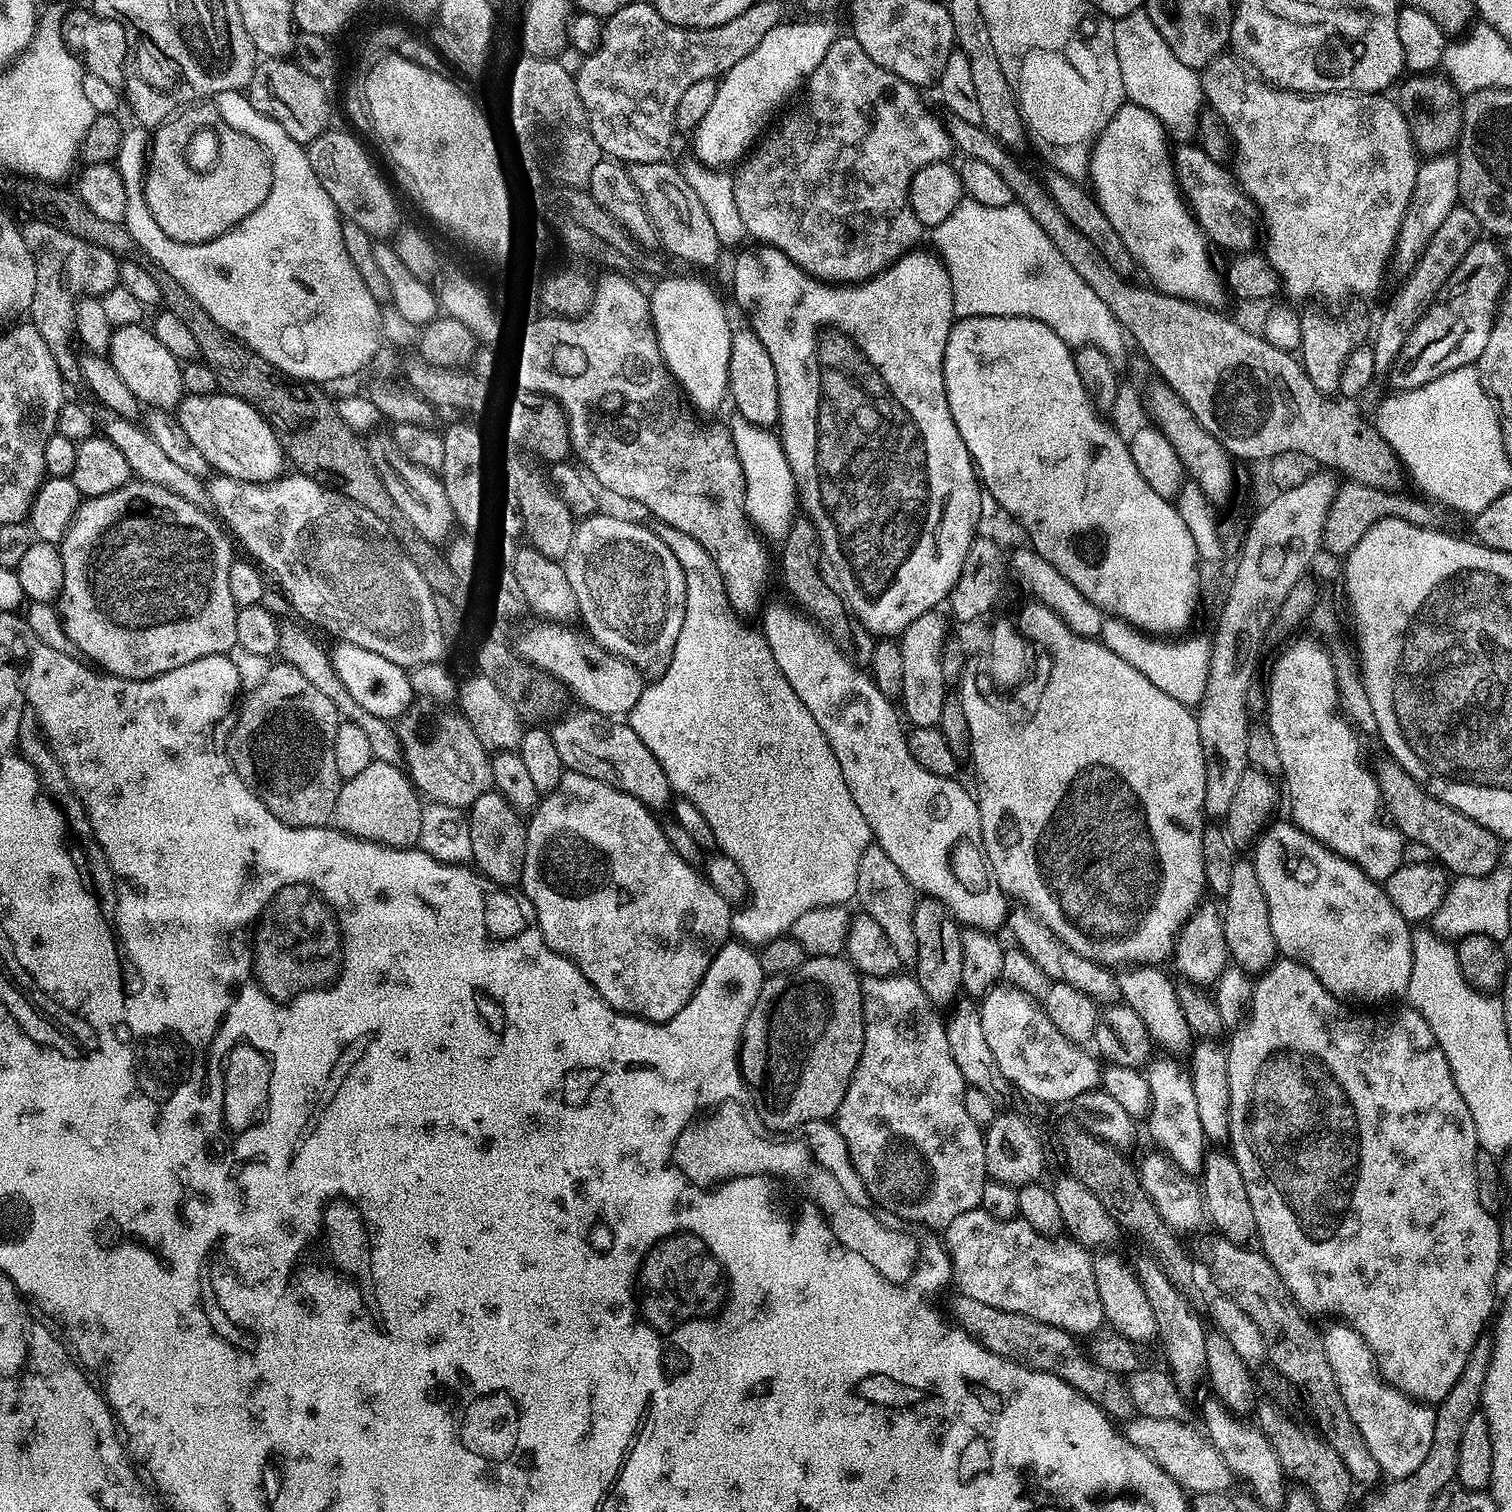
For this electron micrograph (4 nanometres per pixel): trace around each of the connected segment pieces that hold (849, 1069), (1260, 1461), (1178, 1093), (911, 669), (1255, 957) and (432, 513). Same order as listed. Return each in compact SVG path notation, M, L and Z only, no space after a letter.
M843 955L838 956L814 956L805 959L798 970L787 972L781 976L768 976L764 985L760 988L758 998L754 1006L748 1009L748 1017L742 1026L740 1033L740 1055L738 1063L740 1075L744 1083L758 1097L755 1101L756 1109L759 1110L761 1120L768 1129L773 1132L789 1132L792 1128L800 1127L803 1123L814 1122L815 1120L828 1120L835 1117L838 1106L842 1106L842 1098L846 1098L846 1090L852 1081L854 1070L860 1065L862 1058L862 1046L864 1045L864 985L861 973L856 971L852 961Z
M1209 1397L1202 1404L1205 1436L1221 1454L1233 1475L1250 1483L1259 1502L1270 1510L1279 1511L1285 1502L1288 1484L1271 1442L1255 1423L1242 1420L1243 1417L1231 1411L1218 1397Z
M1162 1056L1158 1060L1157 1058L1149 1059L1146 1065L1144 1077L1150 1092L1150 1111L1146 1117L1146 1123L1148 1123L1148 1132L1152 1135L1153 1142L1156 1143L1153 1145L1165 1156L1170 1157L1181 1170L1192 1176L1202 1169L1206 1153L1206 1139L1198 1117L1198 1106L1195 1105L1192 1075L1182 1062L1180 1064L1174 1060L1175 1057L1168 1056Z
M940 610L914 618L914 622L910 622L910 626L906 626L903 632L899 633L898 643L902 650L902 690L898 700L902 705L903 715L912 728L934 728L942 718L944 698L938 698L938 694L946 693L946 684L934 684L934 668L928 666L936 664L938 648L943 648L949 636L948 624Z
M1237 859L1230 877L1230 890L1222 900L1224 933L1231 963L1243 968L1249 974L1259 974L1277 959L1278 951L1274 934L1271 933L1270 911L1266 896L1251 859Z
M380 430L367 433L364 449L368 451L368 458L378 478L382 480L382 486L386 488L390 498L394 498L394 506L402 510L402 514L412 523L414 530L418 530L418 534L422 534L422 538L426 538L431 544L439 545L449 535L448 527L453 527L454 524L450 498L446 498L443 480L433 469L410 462L410 458L406 458L406 454L398 450L394 438L387 431L376 431Z

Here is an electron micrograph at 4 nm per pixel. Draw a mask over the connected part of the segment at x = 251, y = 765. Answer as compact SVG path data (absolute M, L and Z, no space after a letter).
M283 662L273 663L268 669L266 678L262 678L260 685L251 689L245 696L248 697L245 698L244 705L241 706L240 713L236 716L236 725L233 726L232 733L228 736L228 748L226 744L226 755L232 761L232 768L238 774L238 778L246 782L249 790L264 803L266 810L270 810L270 814L274 814L274 818L278 818L282 823L295 828L325 827L336 815L336 803L342 783L338 774L338 766L334 763L334 734L342 723L340 711L334 706L334 702L330 702L330 698L326 698L326 694L317 690L299 670L294 670L294 666Z

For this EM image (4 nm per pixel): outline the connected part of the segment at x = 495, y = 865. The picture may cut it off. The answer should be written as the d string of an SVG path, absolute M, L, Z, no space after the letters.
M495 790L482 793L470 805L468 821L470 822L471 863L480 875L487 880L493 880L495 884L505 886L520 884L528 841L528 826L525 817L520 816L523 816L521 809L515 808L507 797Z

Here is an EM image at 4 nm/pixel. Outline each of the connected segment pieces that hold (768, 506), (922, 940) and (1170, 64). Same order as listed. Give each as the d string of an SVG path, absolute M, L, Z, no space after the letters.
M749 427L738 439L738 455L746 482L746 510L748 519L765 537L773 536L776 542L790 534L790 526L798 509L796 479L790 470L784 445L775 431Z
M921 895L917 899L914 906L914 938L918 942L918 958L914 965L914 979L920 983L926 998L930 998L934 1005L951 1005L961 993L961 931L961 925L945 904L935 900L933 896Z
M1147 11L1117 16L1114 20L1114 50L1118 50L1118 66L1122 70L1125 97L1158 118L1158 122L1176 142L1188 142L1196 135L1196 122L1206 101L1201 73L1186 66L1166 46L1166 38L1158 34L1158 26L1150 22Z

